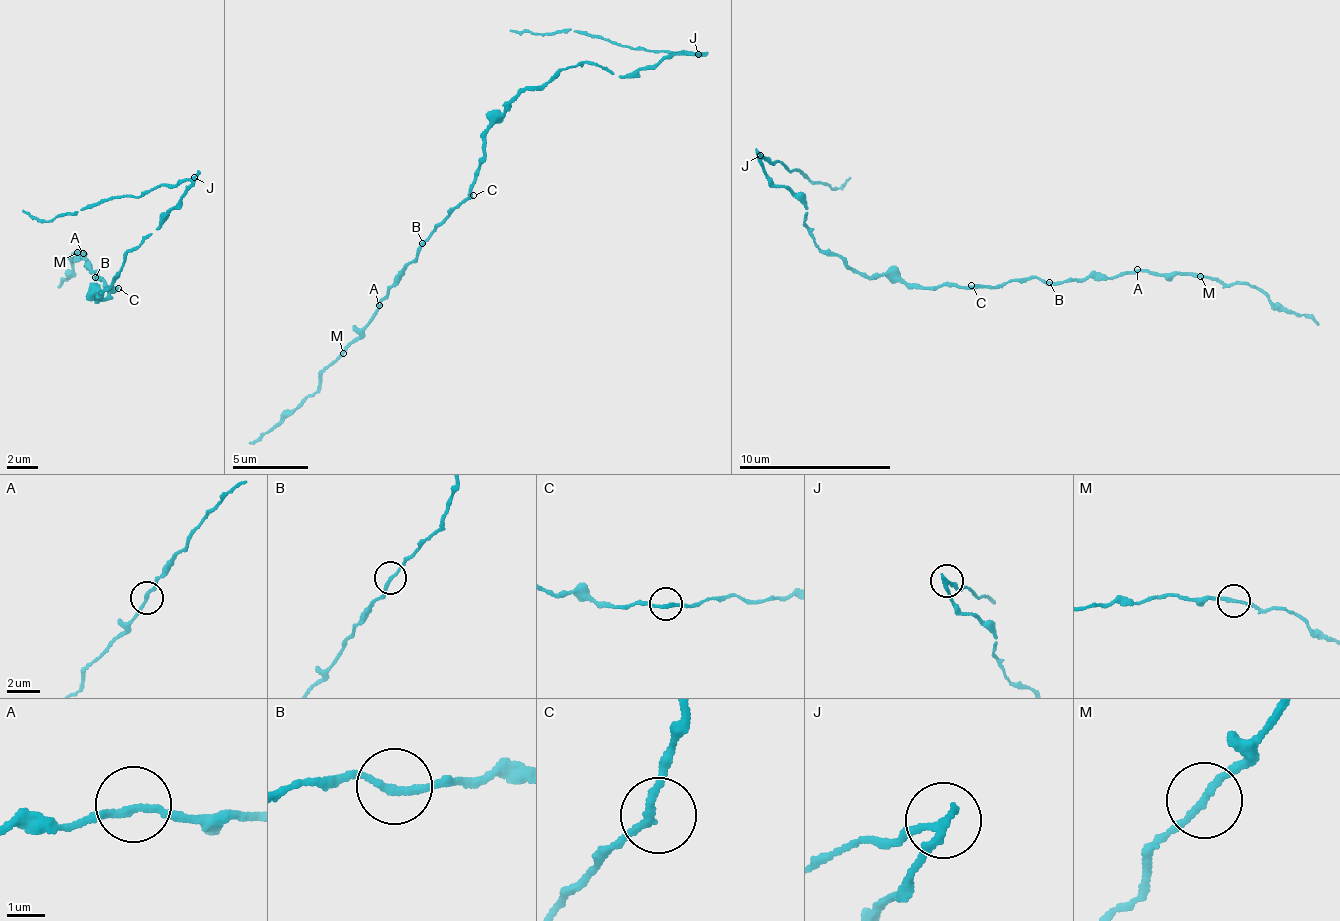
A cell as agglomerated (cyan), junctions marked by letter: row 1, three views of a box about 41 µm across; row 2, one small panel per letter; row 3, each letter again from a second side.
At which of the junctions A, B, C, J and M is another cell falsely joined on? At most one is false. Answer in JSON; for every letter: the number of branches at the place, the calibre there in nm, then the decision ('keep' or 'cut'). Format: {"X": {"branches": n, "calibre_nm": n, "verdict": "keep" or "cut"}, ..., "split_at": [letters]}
{"A": {"branches": 2, "calibre_nm": 190, "verdict": "keep"}, "B": {"branches": 2, "calibre_nm": 170, "verdict": "keep"}, "C": {"branches": 2, "calibre_nm": 190, "verdict": "keep"}, "J": {"branches": 2, "calibre_nm": 190, "verdict": "cut"}, "M": {"branches": 2, "calibre_nm": 180, "verdict": "keep"}, "split_at": ["J"]}

